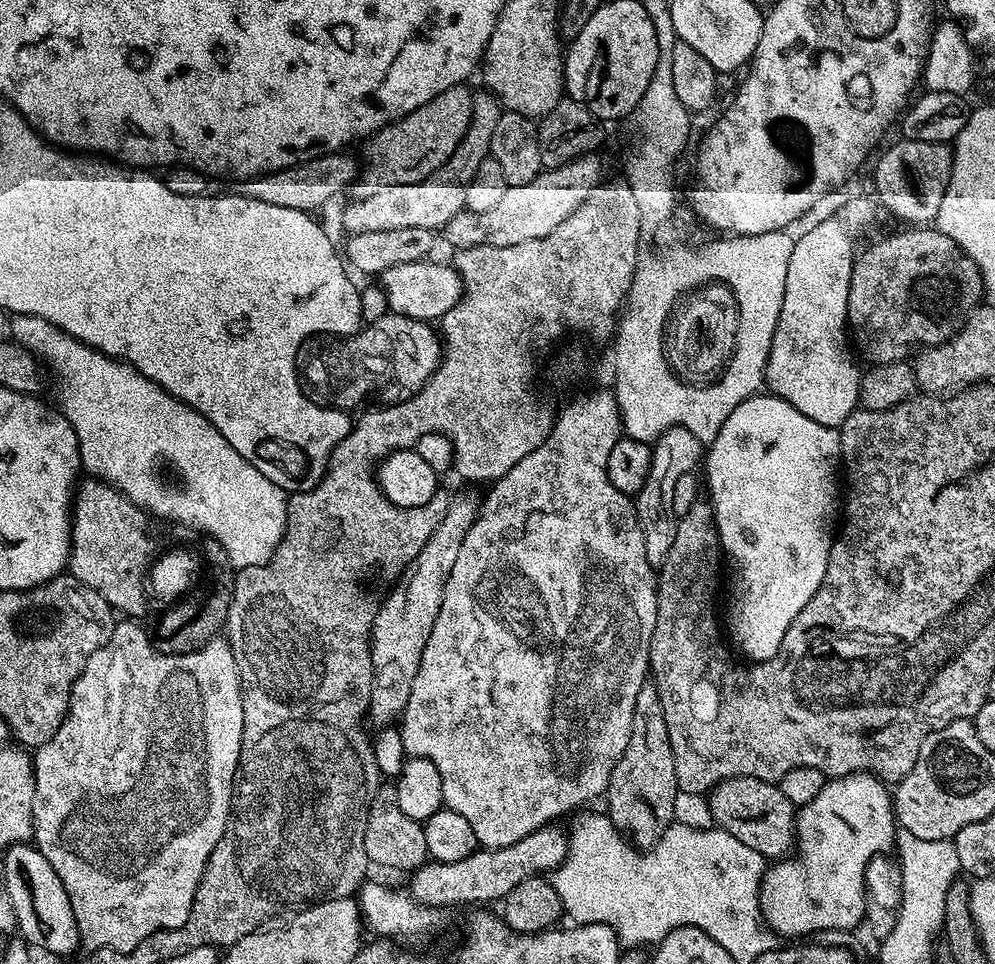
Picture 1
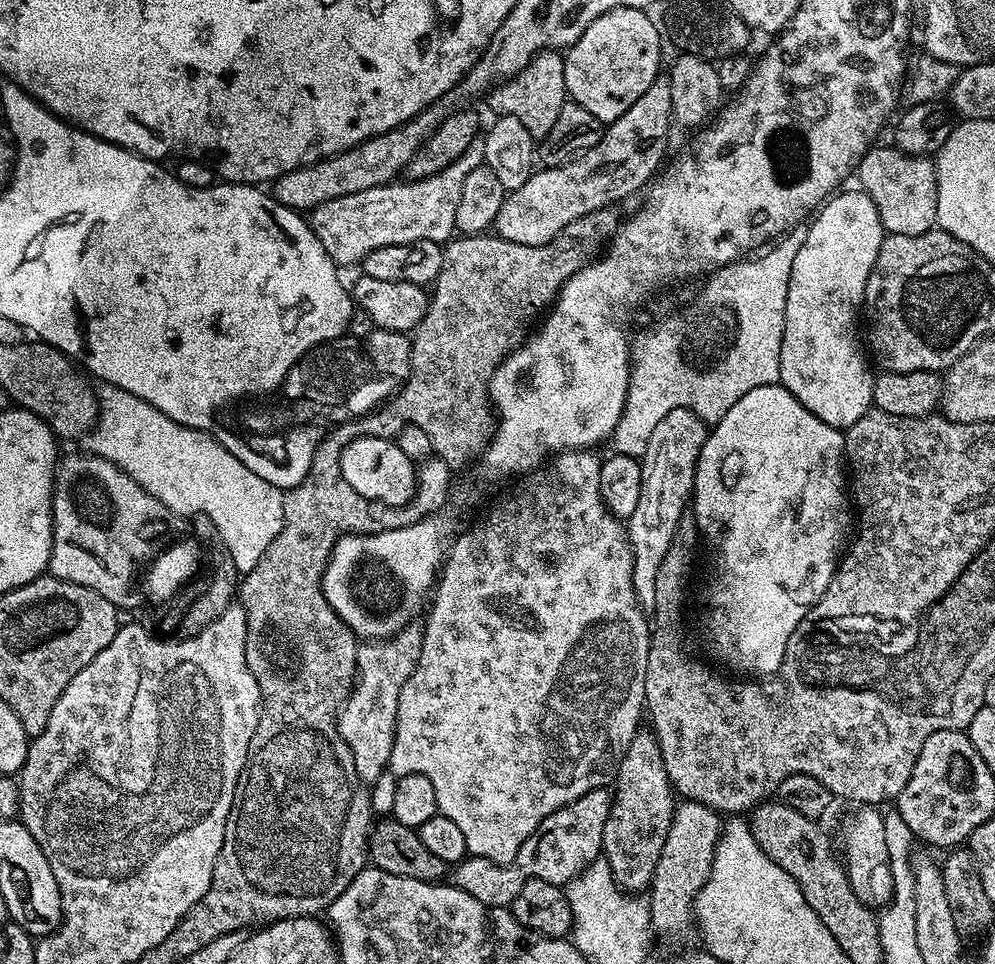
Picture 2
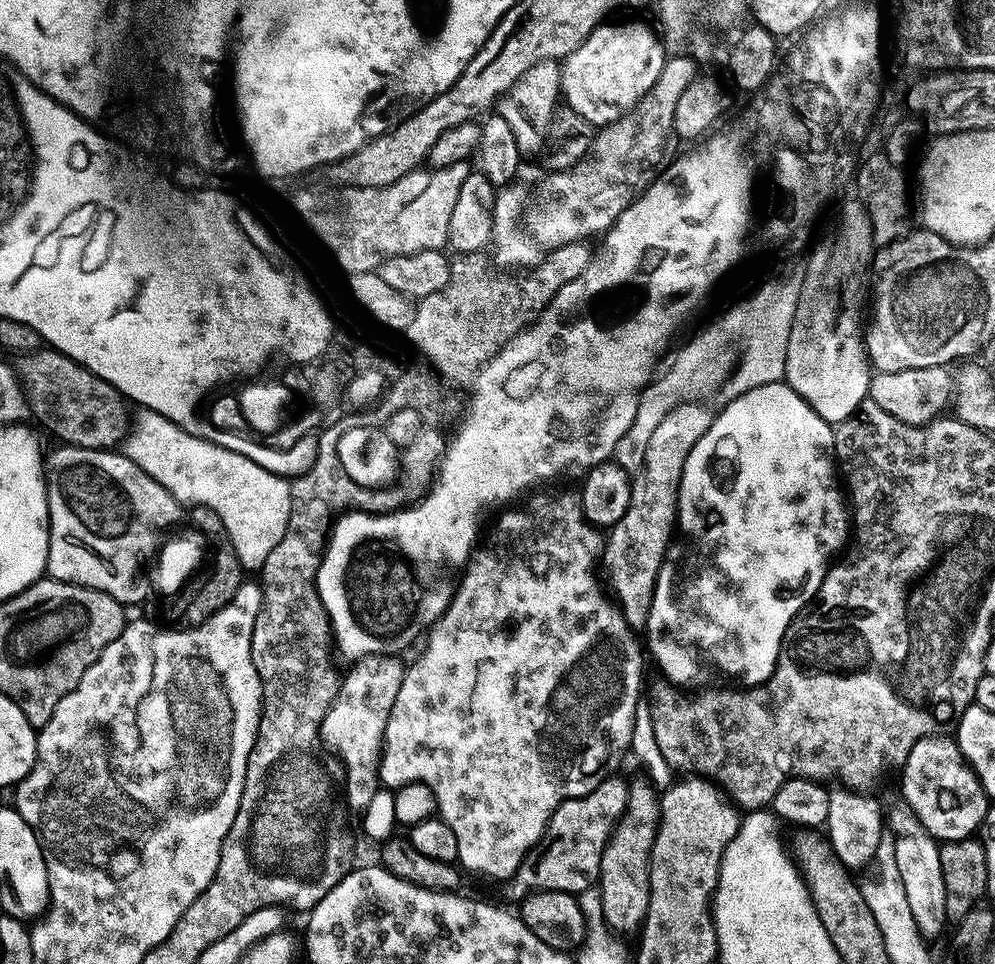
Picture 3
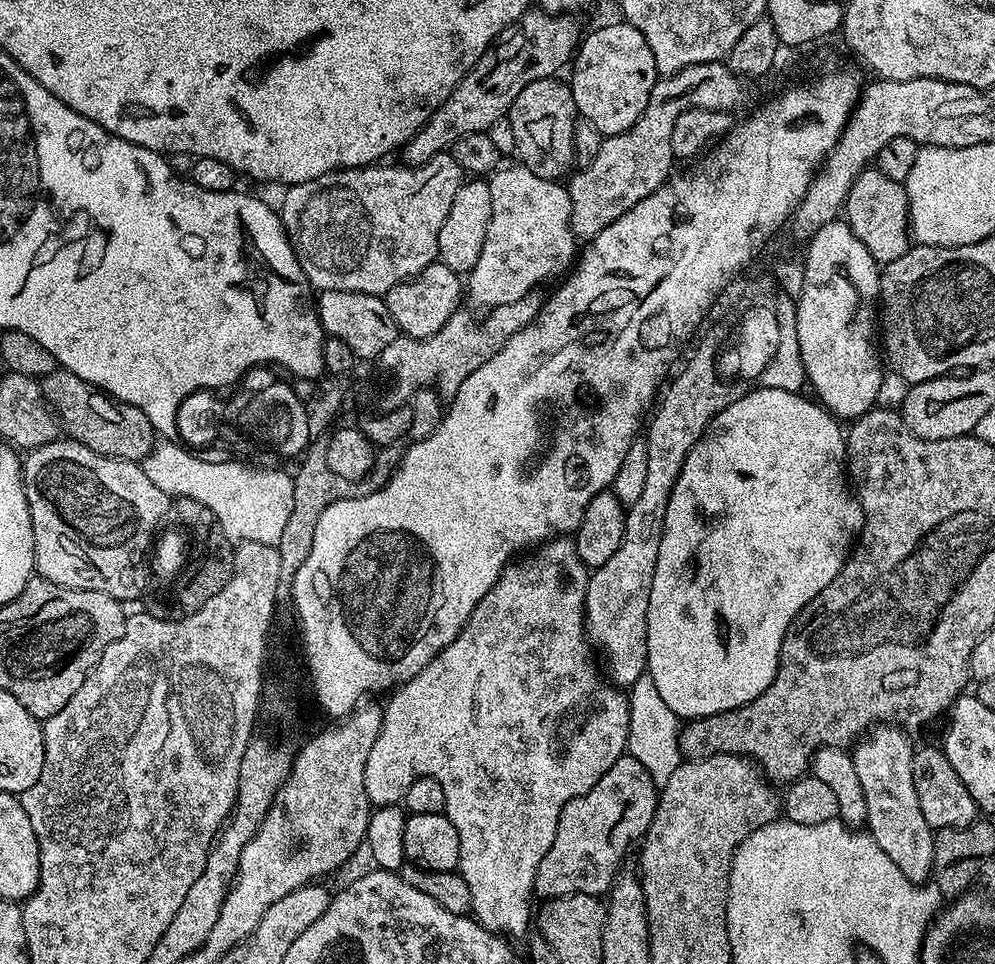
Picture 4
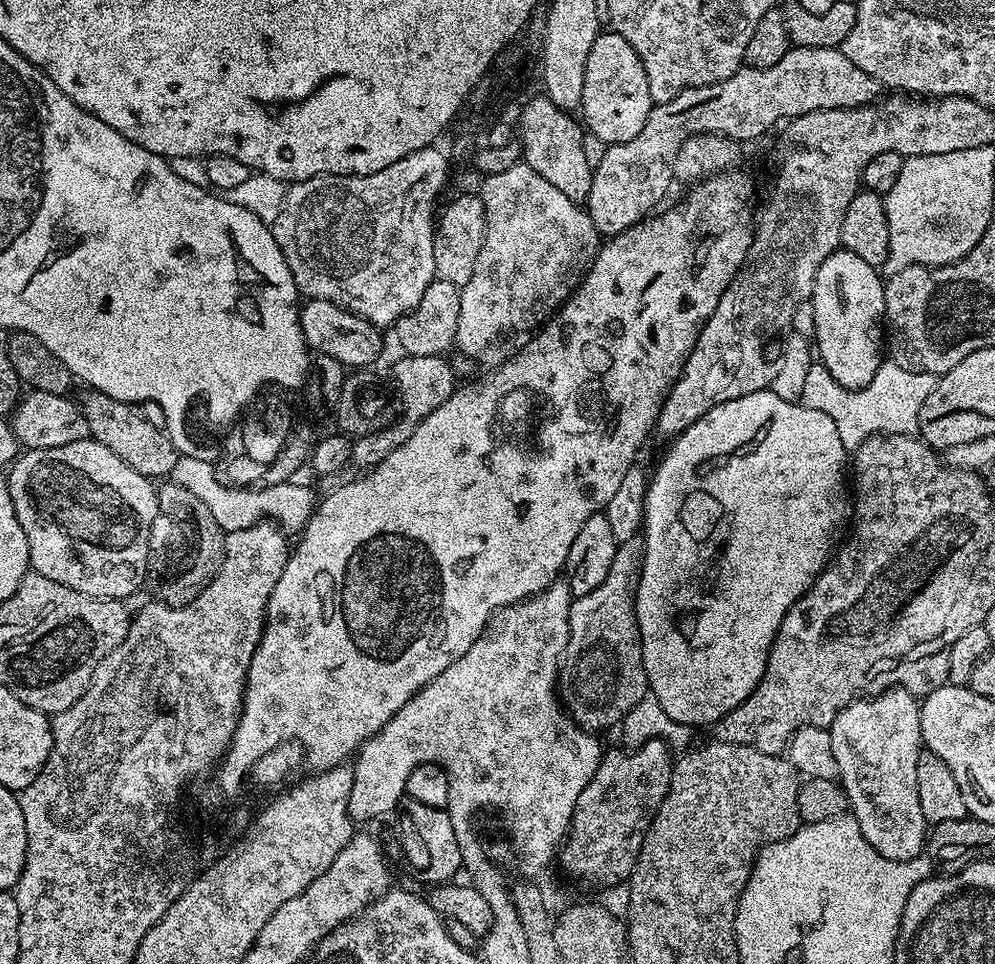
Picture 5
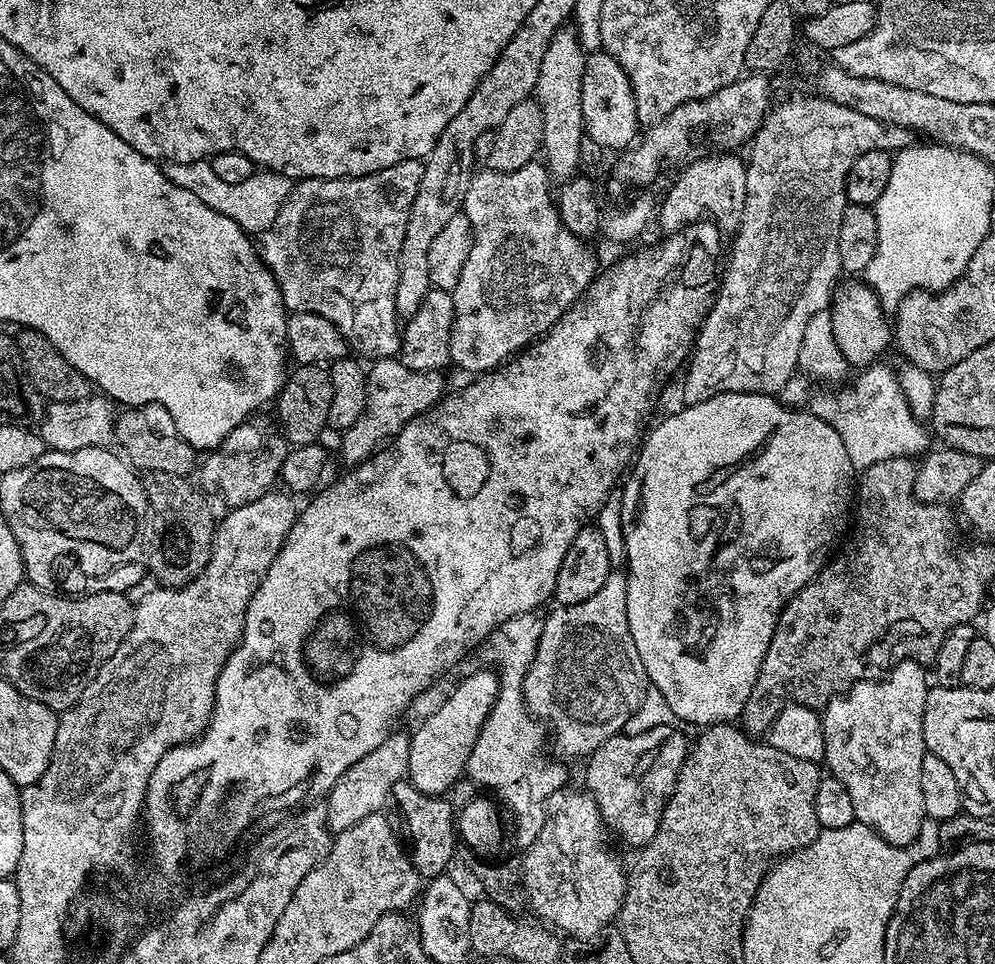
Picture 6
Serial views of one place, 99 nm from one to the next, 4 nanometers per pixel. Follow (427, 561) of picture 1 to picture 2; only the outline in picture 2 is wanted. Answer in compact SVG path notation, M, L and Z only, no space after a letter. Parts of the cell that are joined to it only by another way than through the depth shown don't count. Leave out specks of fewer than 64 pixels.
M419 623L407 624L396 636L386 640L369 640L356 650L356 679L347 700L338 713L340 736L350 746L356 772L365 785L371 786L388 771L390 750L394 746L394 730L398 700L402 686L414 674L414 666L422 654L424 630Z

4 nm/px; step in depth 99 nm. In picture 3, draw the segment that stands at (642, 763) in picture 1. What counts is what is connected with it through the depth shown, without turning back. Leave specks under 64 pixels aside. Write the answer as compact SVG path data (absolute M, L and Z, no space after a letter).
M641 778L633 785L628 809L612 832L600 867L600 901L604 922L613 933L641 931L650 906L650 854L660 825L660 802L657 789Z

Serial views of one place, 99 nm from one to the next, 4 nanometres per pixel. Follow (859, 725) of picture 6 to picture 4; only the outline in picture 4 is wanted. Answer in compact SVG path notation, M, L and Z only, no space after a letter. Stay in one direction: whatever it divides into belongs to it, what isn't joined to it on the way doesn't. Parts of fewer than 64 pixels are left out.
M877 726L855 745L852 761L864 791L862 807L868 815L867 831L906 878L924 882L932 874L934 829L922 818L922 806L918 806L912 773L914 744L908 740L911 740L909 733L903 728Z

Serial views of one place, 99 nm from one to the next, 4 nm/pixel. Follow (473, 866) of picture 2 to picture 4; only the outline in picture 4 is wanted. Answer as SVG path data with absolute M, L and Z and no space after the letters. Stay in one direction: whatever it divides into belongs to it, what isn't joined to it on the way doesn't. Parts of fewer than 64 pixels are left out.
M629 754L618 758L586 794L566 802L562 814L558 818L558 830L554 834L554 842L550 842L550 850L538 862L538 870L534 874L532 891L537 897L544 900L553 900L559 896L569 896L570 894L590 894L591 896L603 897L612 883L622 871L624 859L628 856L628 851L643 837L648 831L650 822L656 813L656 801L658 799L658 787L654 778L650 776L650 771L642 766Z

